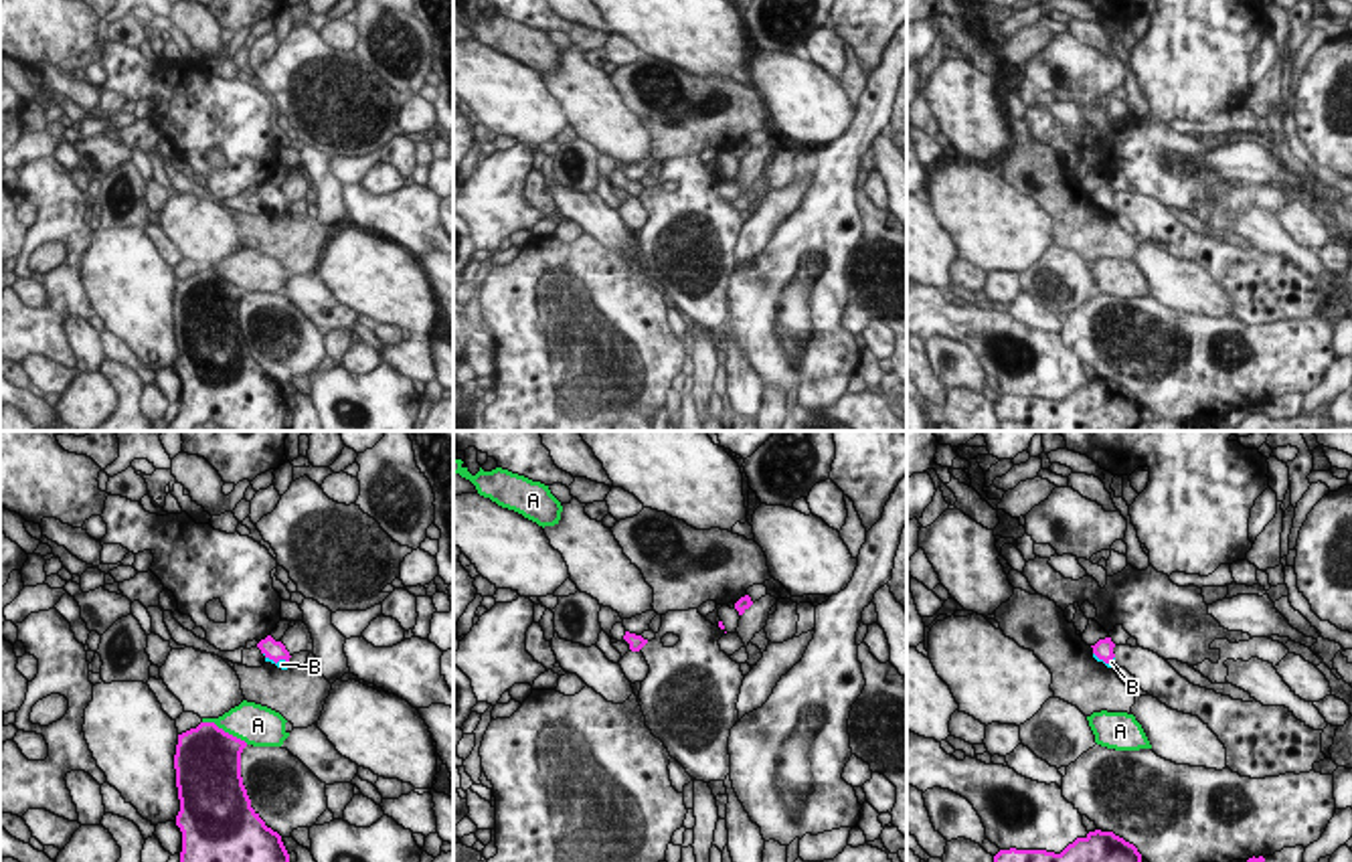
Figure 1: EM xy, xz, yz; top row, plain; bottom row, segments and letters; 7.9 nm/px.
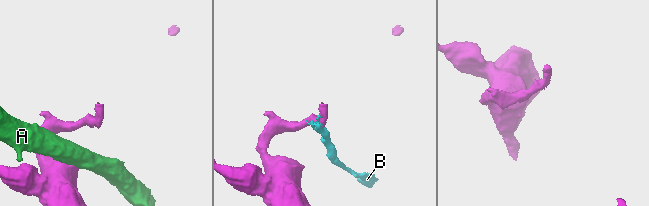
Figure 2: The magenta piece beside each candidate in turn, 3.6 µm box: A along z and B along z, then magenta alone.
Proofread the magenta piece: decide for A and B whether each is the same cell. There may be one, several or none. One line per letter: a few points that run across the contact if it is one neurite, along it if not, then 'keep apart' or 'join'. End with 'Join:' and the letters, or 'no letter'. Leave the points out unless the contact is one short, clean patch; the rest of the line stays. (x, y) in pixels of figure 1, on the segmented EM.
A: keep apart
B: xy (274, 650), (276, 662), (282, 664) | join
Join: B

